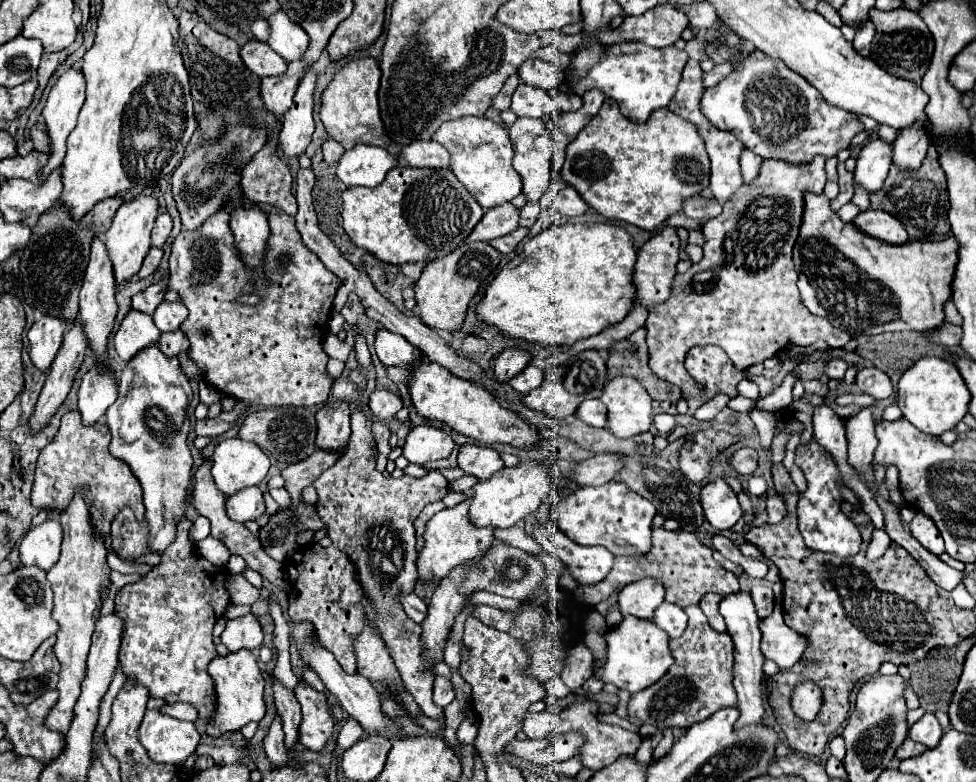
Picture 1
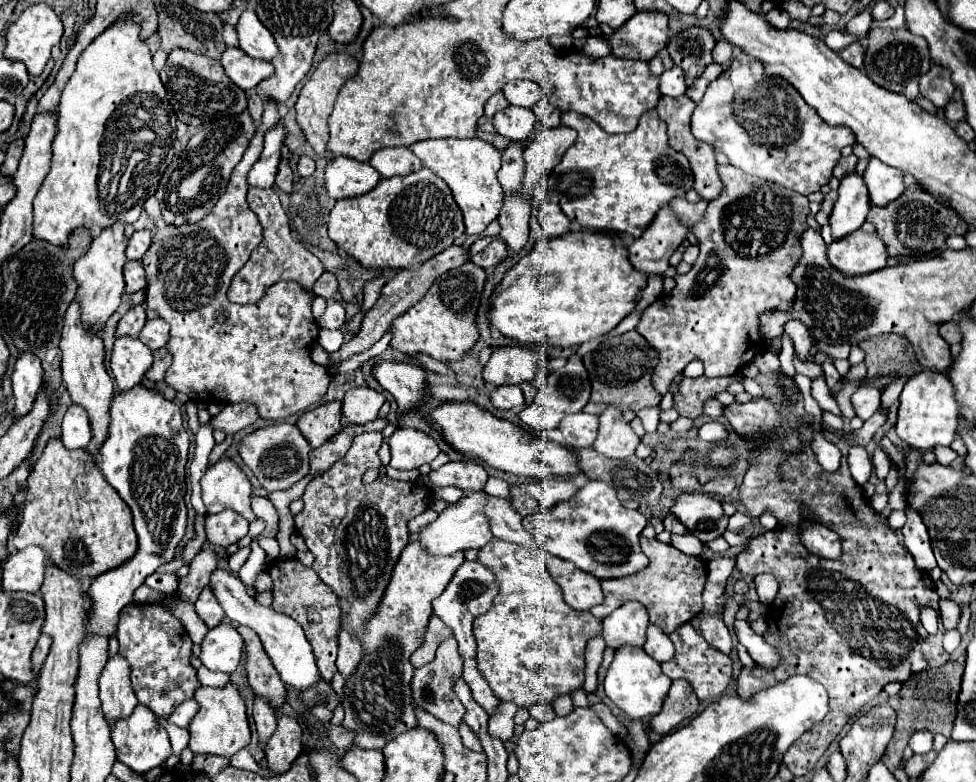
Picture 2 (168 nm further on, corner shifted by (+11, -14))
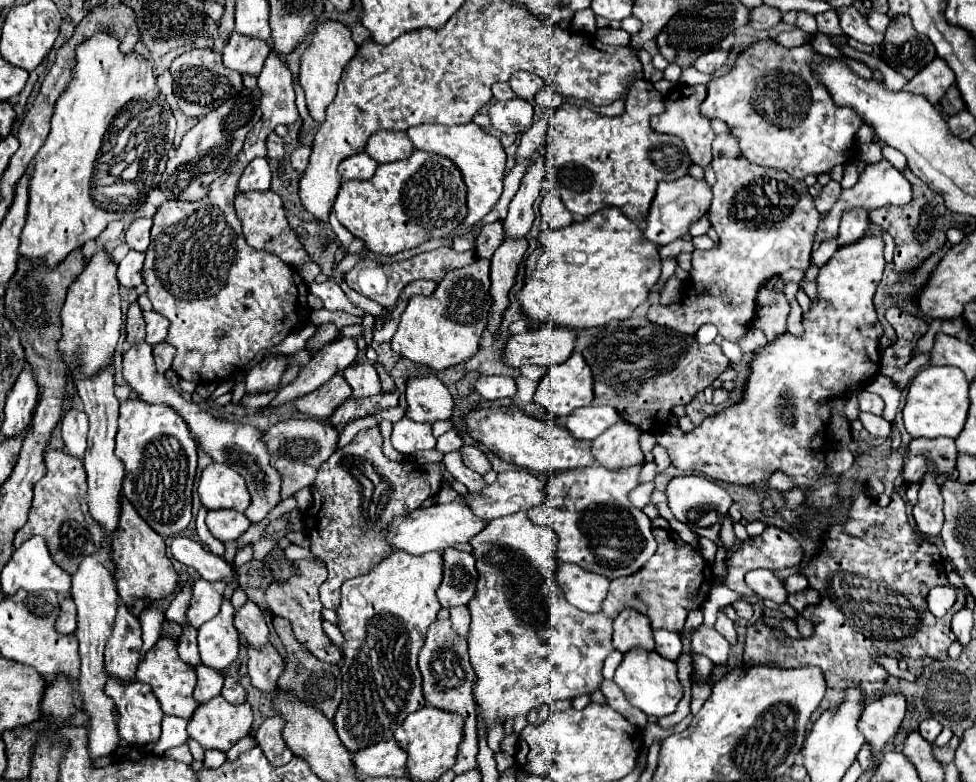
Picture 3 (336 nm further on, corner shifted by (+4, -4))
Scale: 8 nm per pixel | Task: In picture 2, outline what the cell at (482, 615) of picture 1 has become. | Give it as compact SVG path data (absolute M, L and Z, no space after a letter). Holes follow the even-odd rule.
M450 636L446 638L436 652L434 662L422 666L416 670L414 678L412 678L412 692L414 692L414 702L424 708L426 712L430 712L432 716L436 716L442 722L448 722L452 726L458 726L462 722L464 716L464 706L462 702L456 698L456 694L452 692L452 676L462 674L462 658L458 654L458 646L456 646L456 638Z

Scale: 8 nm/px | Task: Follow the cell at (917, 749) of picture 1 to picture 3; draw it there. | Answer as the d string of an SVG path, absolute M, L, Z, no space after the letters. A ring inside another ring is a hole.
M953 736L953 740L951 740L947 746L935 748L933 754L935 754L935 758L937 758L939 762L951 762L951 760L955 758L955 748L957 748L957 746L959 746L959 738Z

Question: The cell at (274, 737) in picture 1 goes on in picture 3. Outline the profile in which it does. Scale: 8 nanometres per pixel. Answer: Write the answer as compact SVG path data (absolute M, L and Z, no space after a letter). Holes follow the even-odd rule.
M247 644L247 654L251 684L263 692L275 692L277 680L283 672L281 654L273 648L273 644L265 644L263 648L253 648Z

